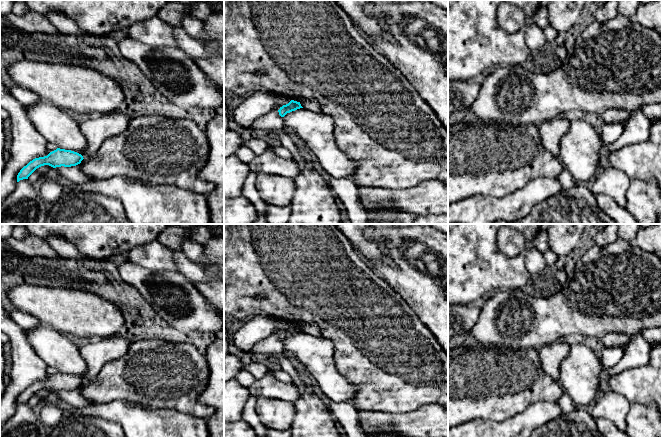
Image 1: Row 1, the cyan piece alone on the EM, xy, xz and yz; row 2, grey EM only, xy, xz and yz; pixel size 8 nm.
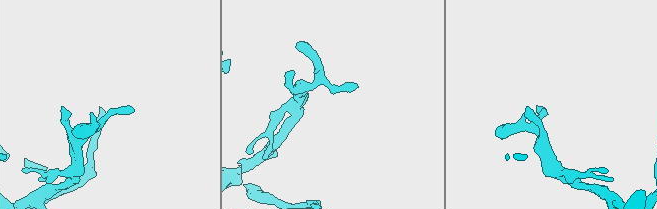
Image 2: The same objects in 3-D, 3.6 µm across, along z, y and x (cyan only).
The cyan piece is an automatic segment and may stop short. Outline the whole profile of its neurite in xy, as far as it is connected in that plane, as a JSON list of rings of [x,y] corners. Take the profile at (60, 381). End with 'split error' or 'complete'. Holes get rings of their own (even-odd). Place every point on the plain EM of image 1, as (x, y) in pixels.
[[[57,372],[50,376],[47,380],[35,382],[24,390],[17,399],[17,406],[28,401],[39,391],[49,389],[56,391],[71,391],[81,387],[83,380],[71,374]]]; complete

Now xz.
[[[291,324],[288,328],[283,329],[282,331],[280,331],[280,333],[278,334],[279,339],[281,341],[284,341],[287,337],[290,337],[292,335],[295,335],[297,333],[303,332],[300,328],[300,326]]]; complete

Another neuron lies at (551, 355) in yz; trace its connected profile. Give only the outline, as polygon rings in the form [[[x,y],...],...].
[[[554,342],[543,346],[539,351],[539,360],[544,372],[558,381],[561,361],[568,355],[570,345],[566,342]]]

